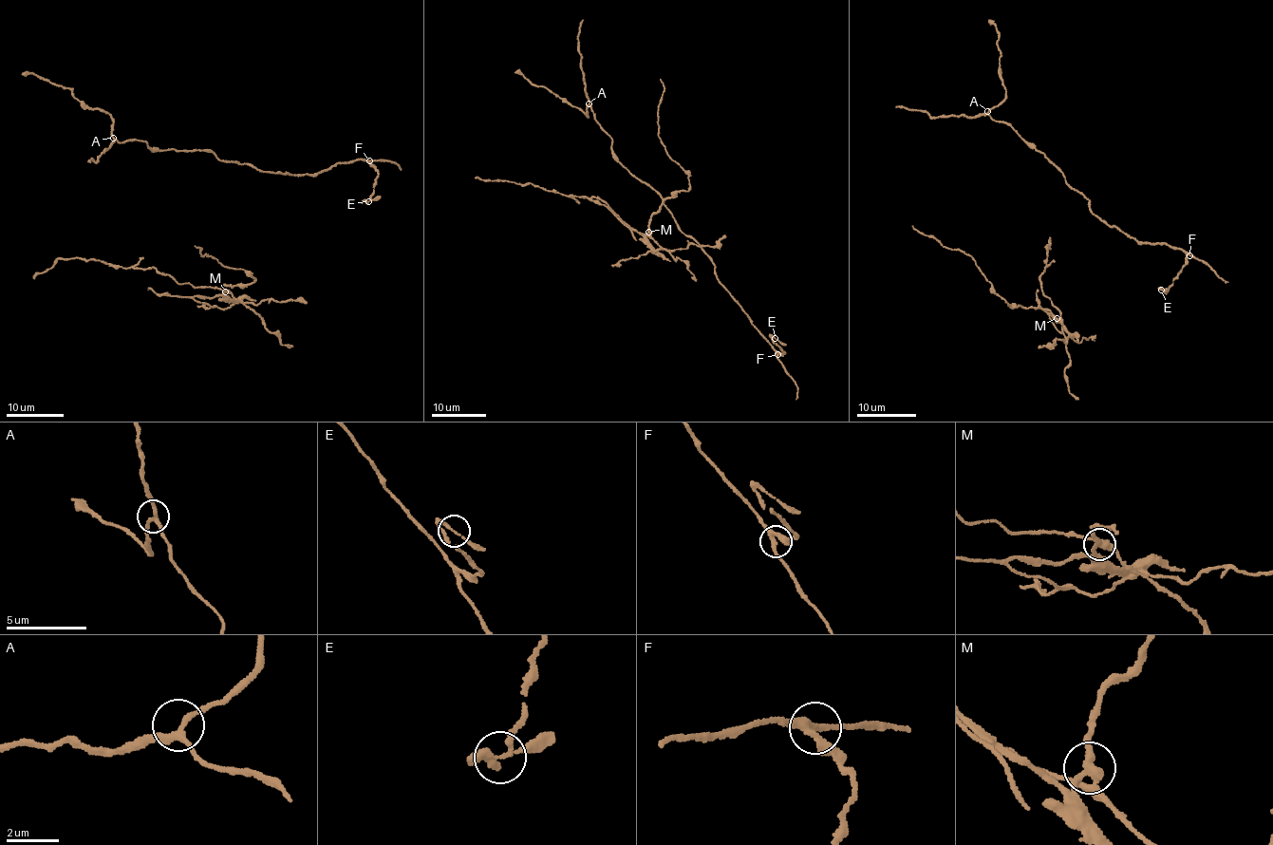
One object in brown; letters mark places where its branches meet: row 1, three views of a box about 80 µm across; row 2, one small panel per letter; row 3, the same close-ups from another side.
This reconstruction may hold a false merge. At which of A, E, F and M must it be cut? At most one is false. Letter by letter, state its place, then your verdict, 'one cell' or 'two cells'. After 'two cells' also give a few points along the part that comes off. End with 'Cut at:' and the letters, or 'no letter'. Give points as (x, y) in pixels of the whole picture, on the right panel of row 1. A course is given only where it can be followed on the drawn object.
A: at (987, 111); one cell
E: at (1161, 290); one cell
F: at (1189, 255); one cell
M: at (1057, 318); two cells; foreign part runs (1057, 319), (1048, 310), (1008, 305), (993, 291), (969, 254), (945, 248), (912, 226)
Cut at: M

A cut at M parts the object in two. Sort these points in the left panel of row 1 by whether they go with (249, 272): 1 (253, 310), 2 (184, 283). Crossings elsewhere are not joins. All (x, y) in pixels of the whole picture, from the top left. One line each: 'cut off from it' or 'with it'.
1: cut off from it
2: cut off from it

